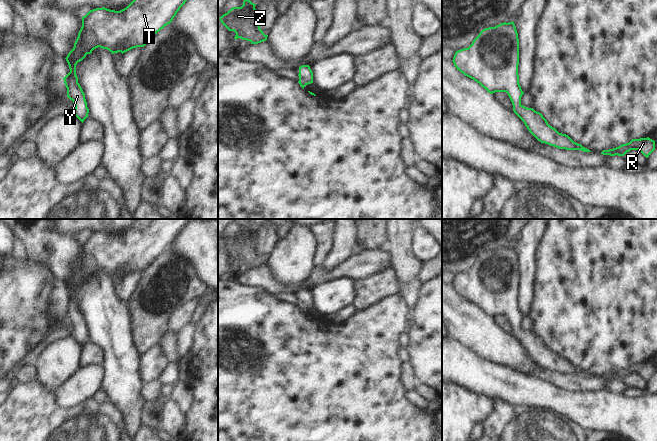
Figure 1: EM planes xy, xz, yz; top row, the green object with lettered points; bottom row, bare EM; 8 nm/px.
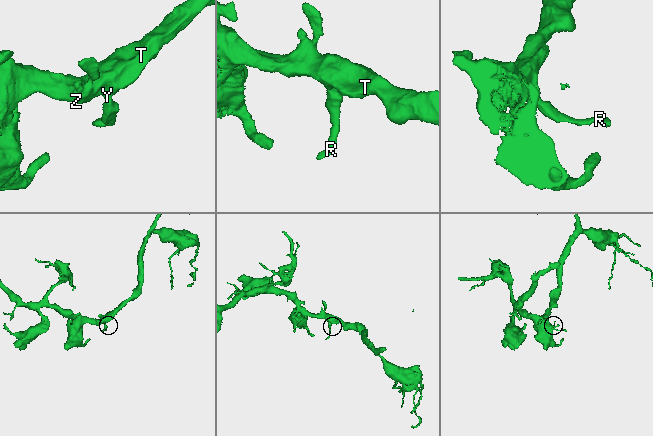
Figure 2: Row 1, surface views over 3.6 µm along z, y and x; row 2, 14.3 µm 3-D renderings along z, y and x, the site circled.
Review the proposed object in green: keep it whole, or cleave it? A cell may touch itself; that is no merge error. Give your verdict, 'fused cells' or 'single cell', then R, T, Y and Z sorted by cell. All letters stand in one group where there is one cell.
single cell | R T Y Z

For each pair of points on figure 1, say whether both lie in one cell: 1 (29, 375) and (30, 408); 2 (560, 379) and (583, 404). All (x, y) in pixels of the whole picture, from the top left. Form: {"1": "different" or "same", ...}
{"1": "different", "2": "different"}

